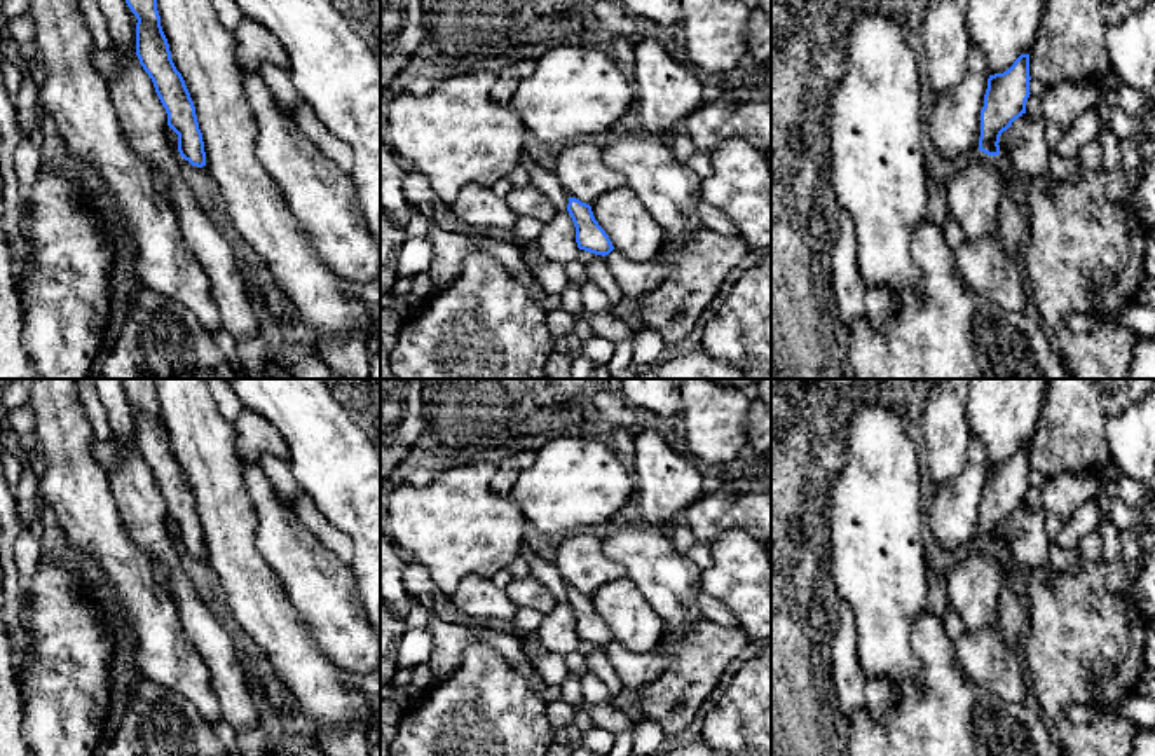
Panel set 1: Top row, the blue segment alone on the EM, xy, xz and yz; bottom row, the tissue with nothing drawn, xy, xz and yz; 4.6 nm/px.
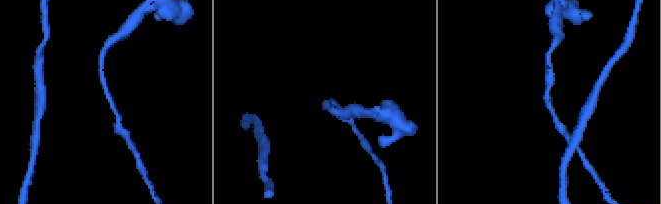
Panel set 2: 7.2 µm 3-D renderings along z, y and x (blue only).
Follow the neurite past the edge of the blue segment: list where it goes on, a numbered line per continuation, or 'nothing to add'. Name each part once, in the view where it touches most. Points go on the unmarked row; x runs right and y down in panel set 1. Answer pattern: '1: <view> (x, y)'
nothing to add

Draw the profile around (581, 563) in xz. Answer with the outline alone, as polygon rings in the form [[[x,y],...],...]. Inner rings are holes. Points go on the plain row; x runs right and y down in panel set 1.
[[[595,534],[565,536],[553,562],[569,588],[586,595],[625,578],[625,567],[605,557],[604,540]]]

